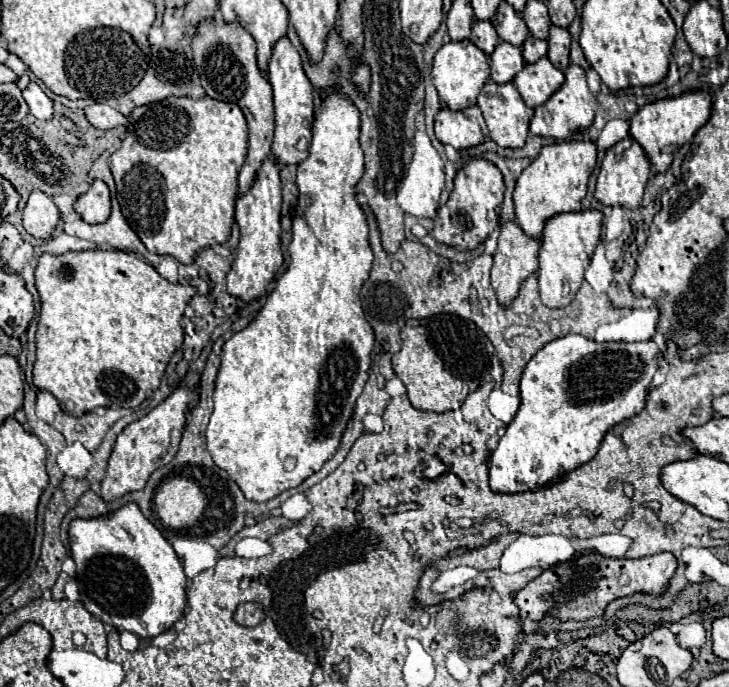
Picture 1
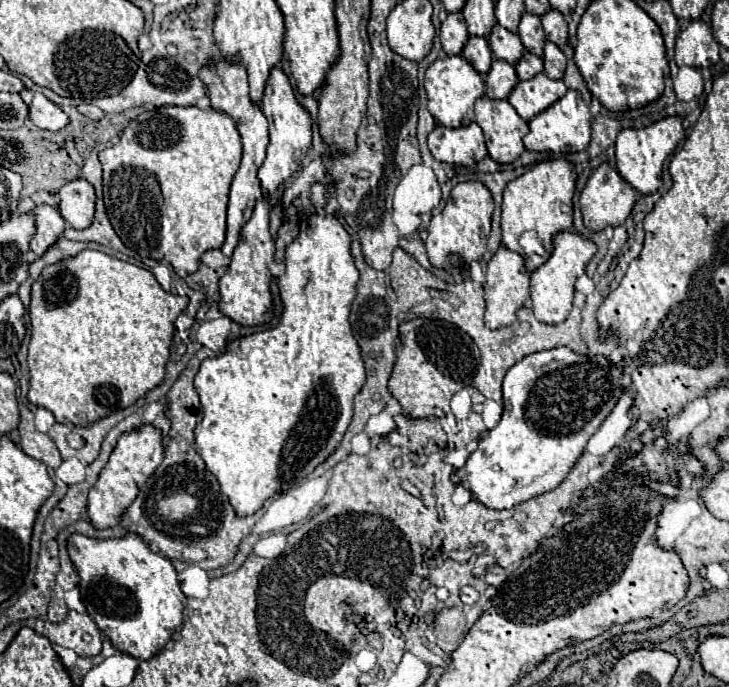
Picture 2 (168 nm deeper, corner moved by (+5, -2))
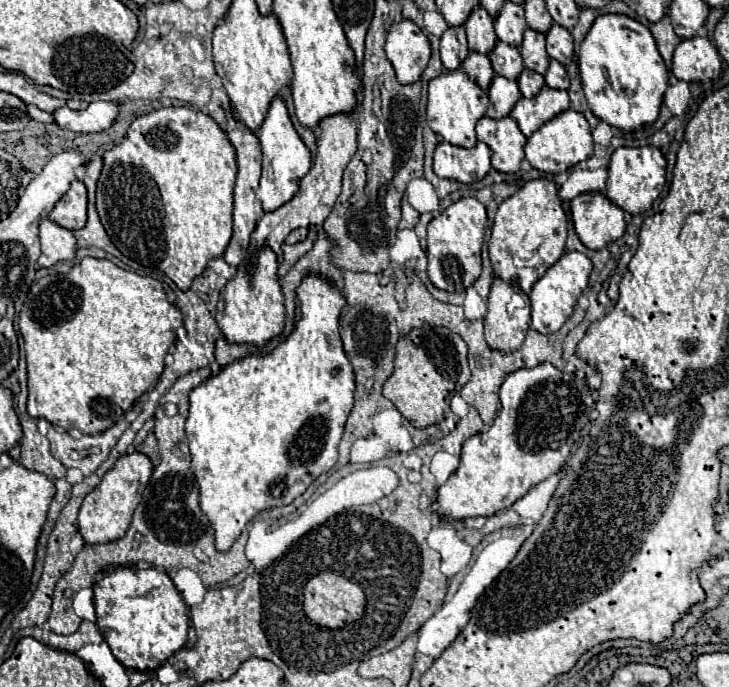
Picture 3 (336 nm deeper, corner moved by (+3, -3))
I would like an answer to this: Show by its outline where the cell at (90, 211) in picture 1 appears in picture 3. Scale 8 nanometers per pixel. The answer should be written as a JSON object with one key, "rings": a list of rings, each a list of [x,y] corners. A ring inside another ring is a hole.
{"rings":[[[81,181],[71,183],[71,189],[57,201],[53,211],[49,213],[49,219],[53,219],[53,223],[57,223],[69,231],[77,231],[77,229],[85,227],[85,223],[87,223],[87,189]]]}

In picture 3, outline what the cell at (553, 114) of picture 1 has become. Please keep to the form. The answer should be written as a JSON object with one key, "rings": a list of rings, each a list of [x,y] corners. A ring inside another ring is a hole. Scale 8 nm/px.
{"rings":[[[573,109],[563,111],[561,115],[557,115],[549,123],[545,123],[541,129],[537,129],[529,137],[529,141],[525,145],[525,155],[533,169],[551,173],[551,175],[559,175],[559,173],[571,169],[573,165],[589,159],[593,155],[593,137],[591,137],[587,119]]]}

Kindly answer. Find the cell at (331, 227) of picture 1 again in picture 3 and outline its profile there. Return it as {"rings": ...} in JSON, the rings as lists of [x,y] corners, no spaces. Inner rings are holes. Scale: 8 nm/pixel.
{"rings":[[[305,277],[297,289],[299,319],[295,331],[267,357],[249,355],[223,367],[191,391],[185,435],[191,451],[191,471],[199,487],[199,507],[215,531],[215,547],[225,553],[257,513],[289,505],[295,497],[337,463],[337,445],[347,415],[353,409],[355,375],[339,335],[339,313],[345,297],[321,277]]]}

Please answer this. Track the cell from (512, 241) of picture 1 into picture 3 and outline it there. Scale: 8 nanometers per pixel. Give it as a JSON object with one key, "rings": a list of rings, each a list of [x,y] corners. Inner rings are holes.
{"rings":[[[493,279],[491,293],[487,299],[487,317],[485,317],[485,339],[487,345],[501,353],[517,351],[523,345],[525,333],[530,328],[531,307],[528,296],[513,285],[507,285],[501,279]]]}

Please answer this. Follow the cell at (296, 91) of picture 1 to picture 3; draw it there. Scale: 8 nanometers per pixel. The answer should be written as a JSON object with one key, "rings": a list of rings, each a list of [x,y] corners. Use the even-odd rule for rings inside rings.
{"rings":[[[275,97],[269,113],[259,129],[259,143],[261,143],[261,183],[257,189],[257,199],[263,203],[263,211],[275,211],[281,205],[289,203],[295,193],[299,191],[299,181],[309,173],[311,169],[311,153],[293,129],[293,123],[287,115],[287,107],[281,97]]]}

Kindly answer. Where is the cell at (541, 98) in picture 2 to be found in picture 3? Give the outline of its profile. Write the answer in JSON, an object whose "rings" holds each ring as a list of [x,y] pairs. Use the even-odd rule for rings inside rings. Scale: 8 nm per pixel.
{"rings":[[[543,87],[537,97],[525,99],[521,97],[509,117],[519,125],[525,137],[533,135],[541,125],[557,117],[561,111],[569,109],[569,95],[567,91],[557,91],[551,87]]]}

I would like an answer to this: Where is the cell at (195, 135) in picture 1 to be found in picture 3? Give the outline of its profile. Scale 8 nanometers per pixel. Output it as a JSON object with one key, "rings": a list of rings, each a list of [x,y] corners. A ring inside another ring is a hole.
{"rings":[[[167,107],[167,109],[157,109],[149,115],[143,115],[139,119],[135,119],[123,139],[123,143],[119,143],[117,147],[105,151],[103,155],[103,171],[101,177],[97,181],[97,213],[99,219],[111,239],[111,243],[129,259],[145,265],[145,267],[155,267],[159,271],[163,271],[181,291],[189,291],[193,279],[197,275],[201,275],[207,267],[207,263],[215,257],[221,257],[223,251],[227,249],[229,241],[231,241],[231,233],[233,233],[233,185],[235,185],[235,177],[237,177],[237,161],[235,161],[235,149],[229,143],[225,131],[217,125],[217,121],[213,117],[209,117],[207,113],[199,111],[199,109],[189,109],[189,107]]]}

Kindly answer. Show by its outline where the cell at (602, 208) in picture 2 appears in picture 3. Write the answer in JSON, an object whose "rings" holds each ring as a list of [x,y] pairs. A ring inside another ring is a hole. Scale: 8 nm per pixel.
{"rings":[[[581,193],[571,201],[571,219],[577,237],[587,249],[603,249],[625,233],[625,211],[603,193]]]}

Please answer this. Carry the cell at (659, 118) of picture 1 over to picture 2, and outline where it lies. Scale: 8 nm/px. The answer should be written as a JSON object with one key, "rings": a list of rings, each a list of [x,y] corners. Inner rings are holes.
{"rings":[[[667,116],[651,126],[645,128],[625,128],[619,132],[615,140],[615,166],[619,174],[629,180],[629,184],[639,190],[641,194],[653,194],[661,186],[661,170],[663,162],[673,154],[675,146],[685,138],[683,118],[681,116]]]}

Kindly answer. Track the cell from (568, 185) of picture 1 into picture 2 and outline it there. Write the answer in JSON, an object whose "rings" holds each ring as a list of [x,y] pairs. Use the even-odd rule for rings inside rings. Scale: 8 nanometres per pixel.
{"rings":[[[549,158],[543,162],[535,162],[523,176],[515,178],[505,186],[503,192],[503,214],[501,214],[501,232],[503,232],[503,246],[521,252],[523,248],[519,244],[519,238],[523,232],[535,232],[545,248],[545,256],[529,254],[527,256],[527,268],[535,270],[539,268],[547,256],[551,254],[551,240],[553,234],[561,230],[569,230],[573,226],[573,194],[575,194],[575,182],[577,172],[575,164],[565,158]]]}

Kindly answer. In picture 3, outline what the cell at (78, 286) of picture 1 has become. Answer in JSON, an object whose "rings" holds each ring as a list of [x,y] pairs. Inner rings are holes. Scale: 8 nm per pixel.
{"rings":[[[85,257],[69,273],[47,275],[35,281],[19,313],[19,331],[27,355],[27,413],[33,419],[47,419],[65,431],[77,427],[95,435],[115,425],[143,393],[151,391],[163,373],[175,331],[183,325],[181,311],[165,297],[157,279],[119,269],[107,259]]]}

